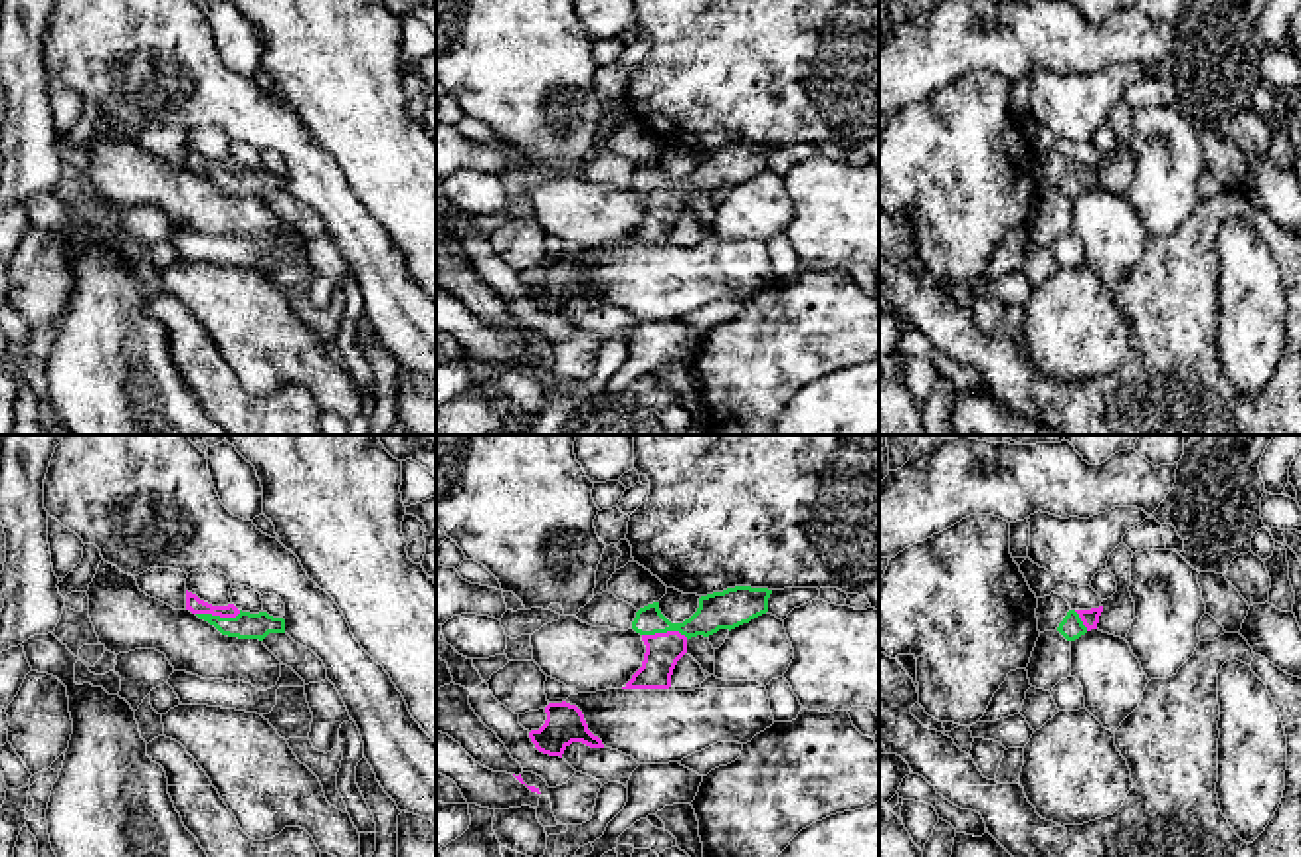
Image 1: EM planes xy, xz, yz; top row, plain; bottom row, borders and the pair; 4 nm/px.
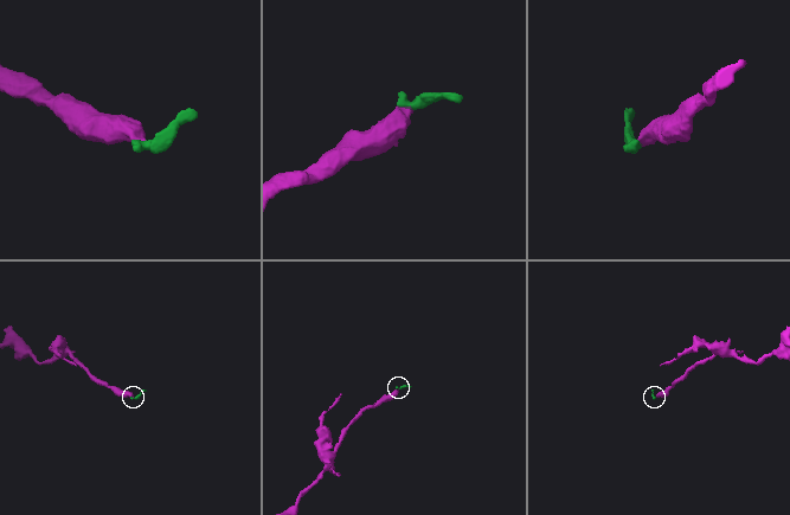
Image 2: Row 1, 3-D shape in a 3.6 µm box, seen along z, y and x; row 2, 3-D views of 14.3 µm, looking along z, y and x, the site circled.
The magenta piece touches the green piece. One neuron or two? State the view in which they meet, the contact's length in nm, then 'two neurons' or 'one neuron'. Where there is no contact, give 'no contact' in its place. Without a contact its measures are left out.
meets magenta in xy; contact 180 nm long; one neuron

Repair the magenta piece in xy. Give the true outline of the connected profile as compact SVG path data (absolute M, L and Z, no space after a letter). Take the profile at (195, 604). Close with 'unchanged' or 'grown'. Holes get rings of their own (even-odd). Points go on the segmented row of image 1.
M186 590L186 610L214 625L222 635L238 639L263 641L269 633L285 633L285 619L273 618L267 612L250 614L234 604L212 606Z; grown

